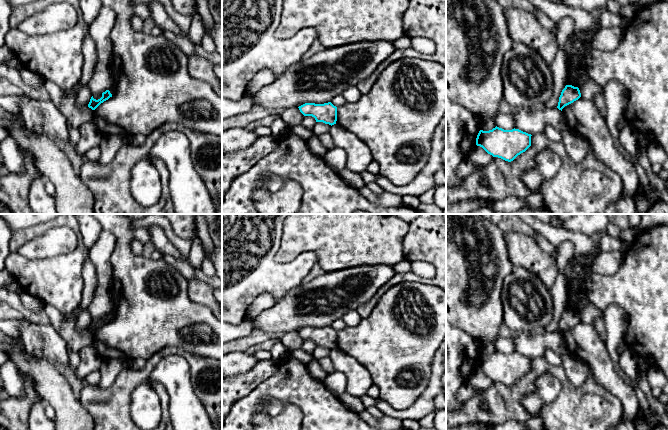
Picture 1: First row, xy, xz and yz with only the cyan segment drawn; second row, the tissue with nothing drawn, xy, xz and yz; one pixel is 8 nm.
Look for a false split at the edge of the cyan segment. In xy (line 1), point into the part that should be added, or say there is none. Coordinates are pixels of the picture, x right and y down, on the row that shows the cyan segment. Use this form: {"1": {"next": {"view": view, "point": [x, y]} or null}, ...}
{"1": {"next": null}}

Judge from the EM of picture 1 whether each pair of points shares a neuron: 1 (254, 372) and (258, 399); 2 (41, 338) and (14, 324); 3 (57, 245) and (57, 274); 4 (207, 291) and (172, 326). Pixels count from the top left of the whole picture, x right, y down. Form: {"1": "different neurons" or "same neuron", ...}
{"1": "different neurons", "2": "different neurons", "3": "different neurons", "4": "different neurons"}

